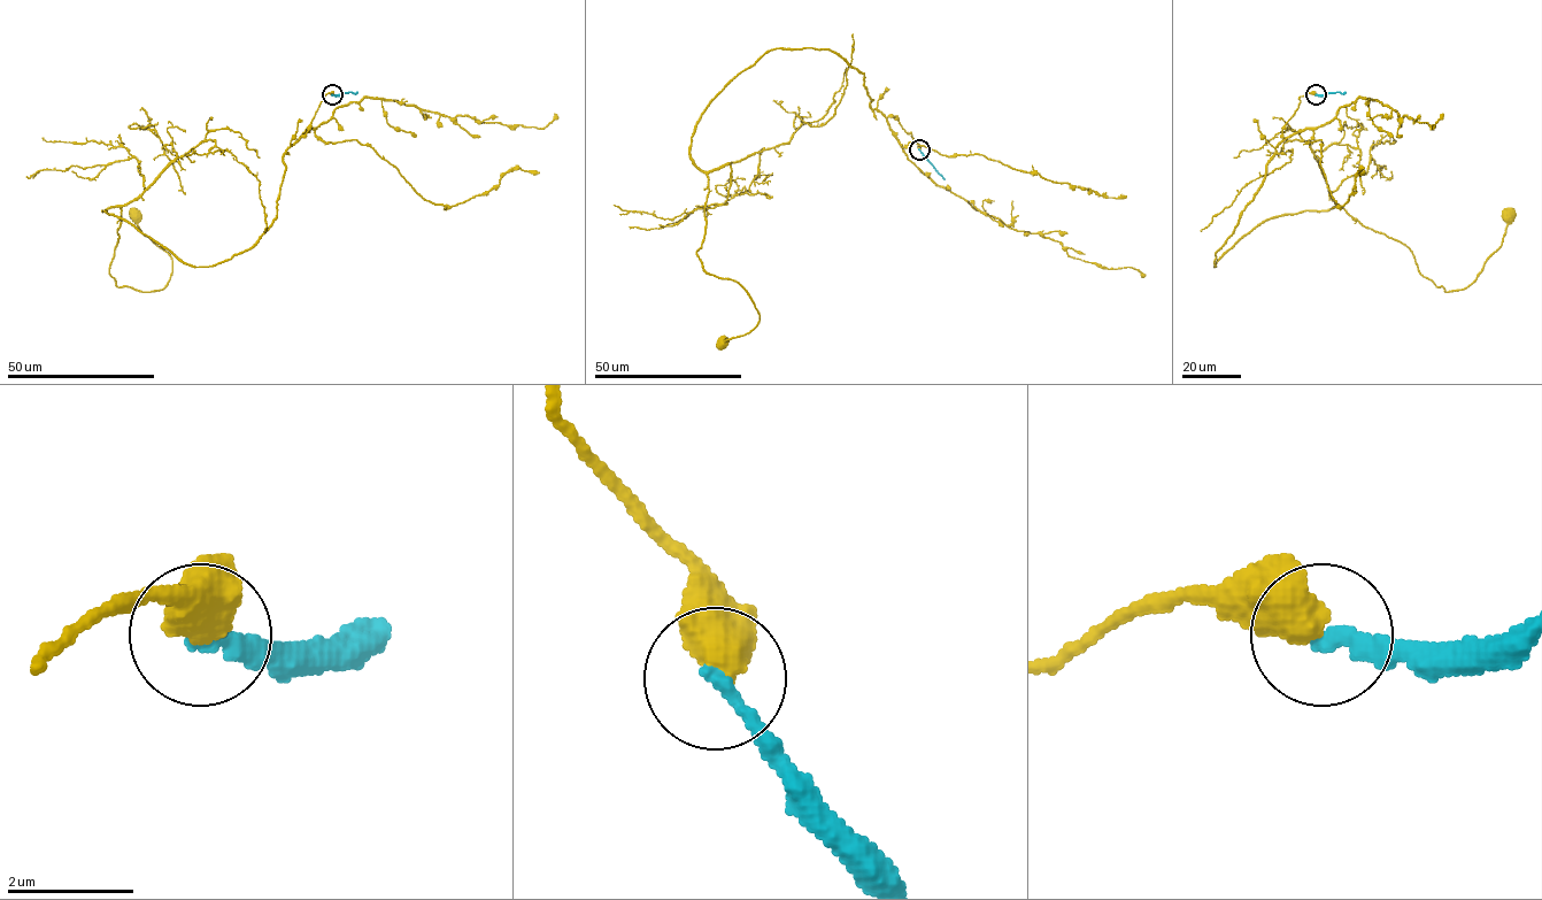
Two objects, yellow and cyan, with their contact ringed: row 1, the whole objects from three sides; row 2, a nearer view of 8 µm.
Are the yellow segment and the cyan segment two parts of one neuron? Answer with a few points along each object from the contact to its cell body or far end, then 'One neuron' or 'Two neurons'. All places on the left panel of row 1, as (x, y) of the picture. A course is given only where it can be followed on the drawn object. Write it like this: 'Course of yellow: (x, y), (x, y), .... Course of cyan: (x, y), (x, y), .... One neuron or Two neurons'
Course of yellow: (332, 94), (251, 247), (193, 267), (113, 207), (118, 287), (171, 272), (132, 217). Course of cyan: (332, 94), (357, 92). Two neurons

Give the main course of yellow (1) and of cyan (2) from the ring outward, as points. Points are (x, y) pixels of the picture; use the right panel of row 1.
1: (1316, 94), (1300, 97), (1215, 267), (1266, 220), (1335, 207), (1458, 291), (1508, 217)
2: (1316, 94), (1346, 92)

